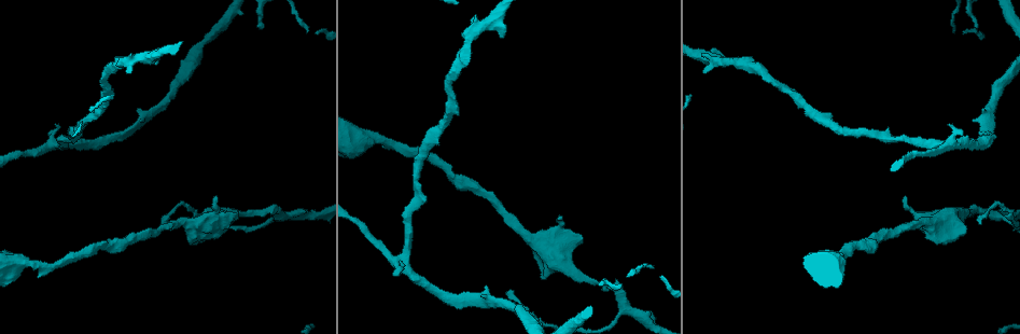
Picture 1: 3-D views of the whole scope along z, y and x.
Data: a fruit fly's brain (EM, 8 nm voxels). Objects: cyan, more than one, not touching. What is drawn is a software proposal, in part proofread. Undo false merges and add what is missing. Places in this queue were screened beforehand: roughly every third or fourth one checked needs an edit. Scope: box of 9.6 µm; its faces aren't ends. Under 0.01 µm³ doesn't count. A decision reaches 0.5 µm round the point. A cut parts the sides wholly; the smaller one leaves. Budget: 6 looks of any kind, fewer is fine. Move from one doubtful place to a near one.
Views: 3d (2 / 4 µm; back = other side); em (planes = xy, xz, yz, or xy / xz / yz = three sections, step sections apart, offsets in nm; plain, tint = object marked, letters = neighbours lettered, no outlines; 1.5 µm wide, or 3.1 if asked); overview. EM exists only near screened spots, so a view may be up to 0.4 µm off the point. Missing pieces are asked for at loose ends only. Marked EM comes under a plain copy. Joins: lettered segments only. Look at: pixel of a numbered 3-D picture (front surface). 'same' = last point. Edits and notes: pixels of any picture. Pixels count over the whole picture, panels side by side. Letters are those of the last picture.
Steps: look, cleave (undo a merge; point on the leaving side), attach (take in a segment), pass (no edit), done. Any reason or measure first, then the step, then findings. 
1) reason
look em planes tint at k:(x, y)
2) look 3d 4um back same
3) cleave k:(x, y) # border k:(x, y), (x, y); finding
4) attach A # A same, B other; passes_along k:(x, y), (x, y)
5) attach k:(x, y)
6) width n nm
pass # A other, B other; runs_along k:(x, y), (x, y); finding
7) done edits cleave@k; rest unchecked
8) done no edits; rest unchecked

thick turns thin
look em planes letters at 1:(387, 142)

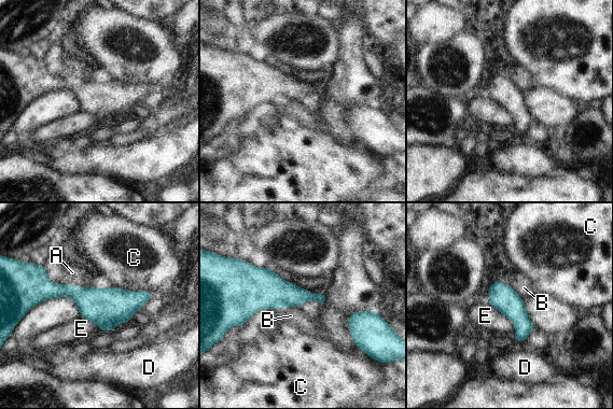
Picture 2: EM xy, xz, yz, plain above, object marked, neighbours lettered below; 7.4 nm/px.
longest_contact C 320 nm
pass # A other, B other, C other, D other, E other; runs_along 2:(149, 294), (43, 291), (33, 300); all the same cell

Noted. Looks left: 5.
free end
look em planes tint at 1:(236, 212)

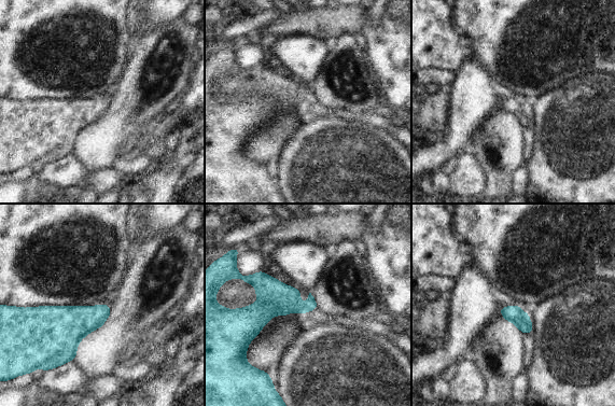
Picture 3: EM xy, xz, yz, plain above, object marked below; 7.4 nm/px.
what lies round it
look em planes letters same

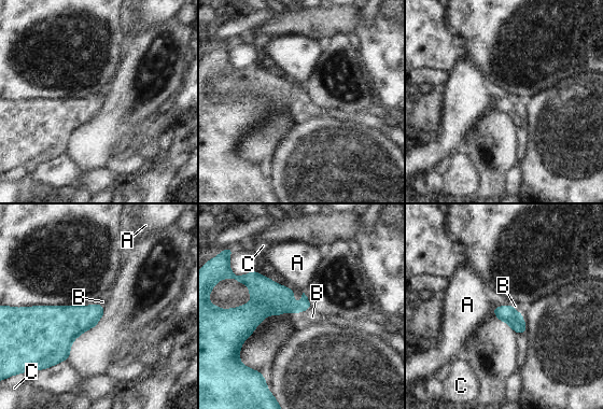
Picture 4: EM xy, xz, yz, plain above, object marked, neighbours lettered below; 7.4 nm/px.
pass # A other, B other, C other; border 4:(310, 307), (299, 313); no lettered segment goes on from it

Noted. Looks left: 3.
branch stops here
look em yz step 4 tint at 1:(499, 37)

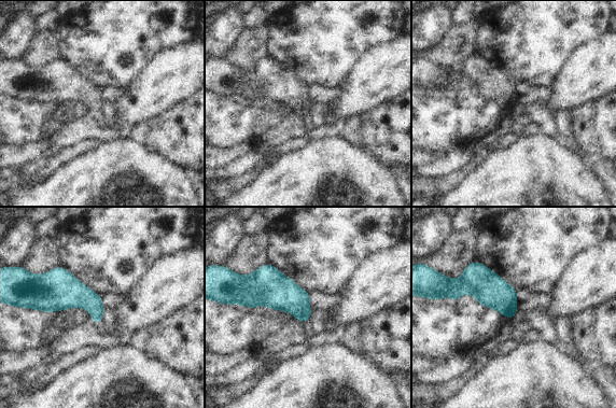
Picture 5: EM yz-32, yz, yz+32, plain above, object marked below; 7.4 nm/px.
another direction
look em planes letters same

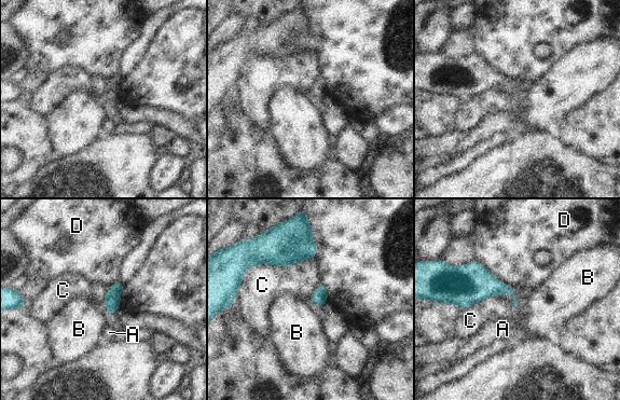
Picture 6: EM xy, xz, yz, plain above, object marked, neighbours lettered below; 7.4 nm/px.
pass # A other, B other, C other, D other; no lettered segment goes on from it

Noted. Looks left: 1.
done no edits; rest unchecked

